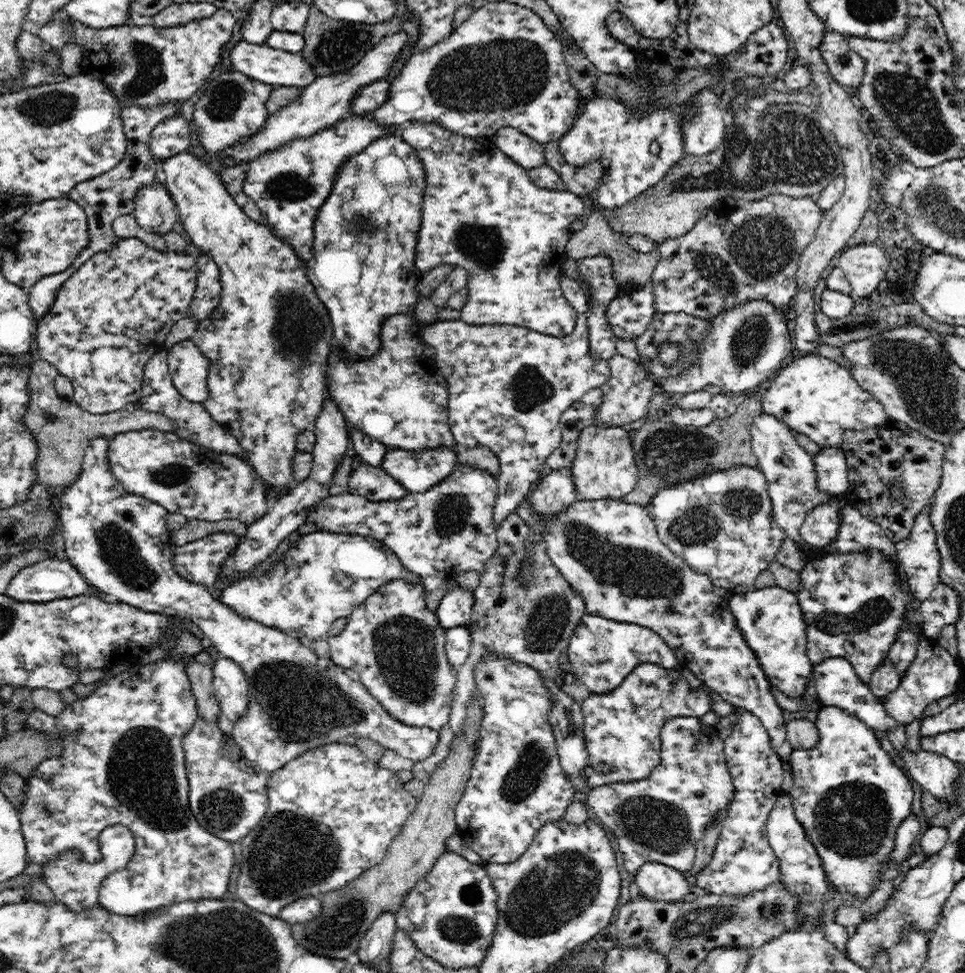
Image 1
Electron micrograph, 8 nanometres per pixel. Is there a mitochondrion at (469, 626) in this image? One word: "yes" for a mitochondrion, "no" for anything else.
no

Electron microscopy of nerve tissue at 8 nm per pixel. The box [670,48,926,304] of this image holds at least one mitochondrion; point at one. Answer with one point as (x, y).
(844, 60)

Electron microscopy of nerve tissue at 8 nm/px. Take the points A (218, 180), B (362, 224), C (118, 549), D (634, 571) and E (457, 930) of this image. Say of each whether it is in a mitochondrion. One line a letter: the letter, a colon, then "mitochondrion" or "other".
A: other
B: other
C: mitochondrion
D: mitochondrion
E: mitochondrion

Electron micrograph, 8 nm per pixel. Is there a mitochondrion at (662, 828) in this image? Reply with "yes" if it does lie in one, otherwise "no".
yes

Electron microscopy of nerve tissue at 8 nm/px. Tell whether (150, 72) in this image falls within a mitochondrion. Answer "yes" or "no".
yes

